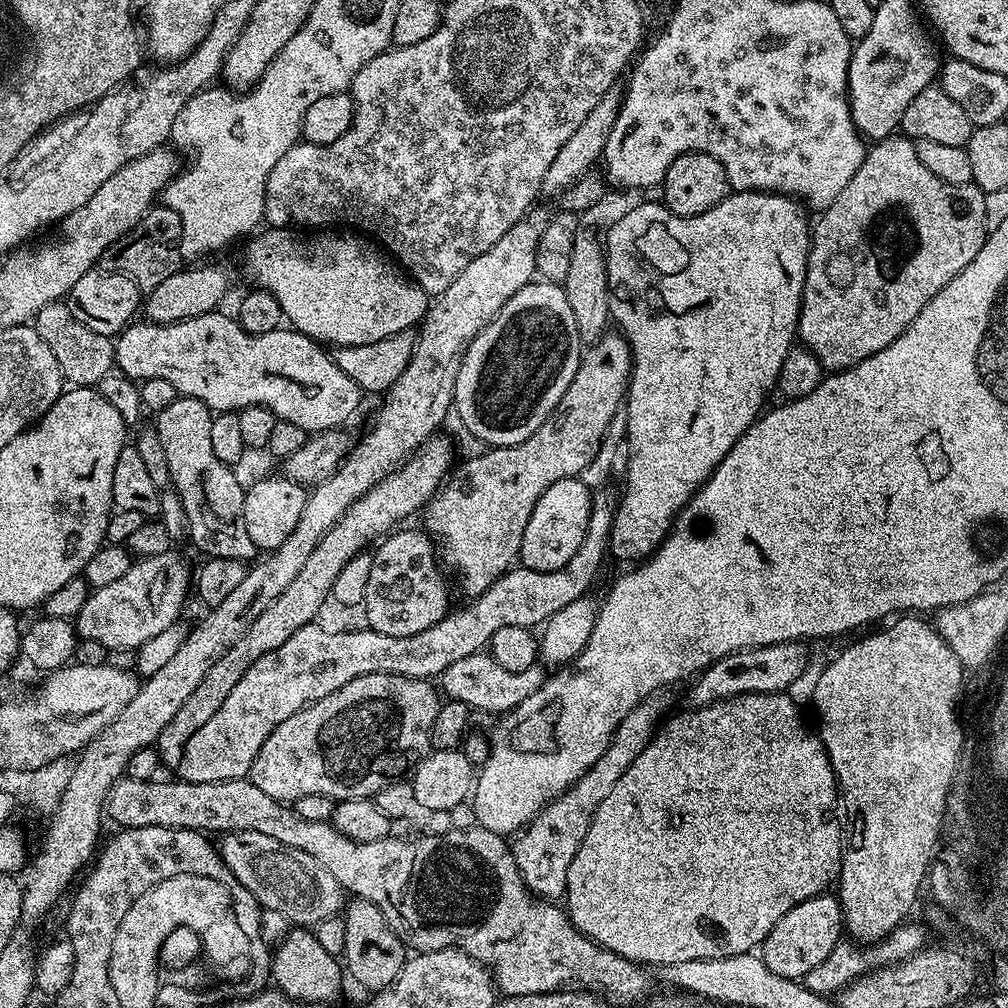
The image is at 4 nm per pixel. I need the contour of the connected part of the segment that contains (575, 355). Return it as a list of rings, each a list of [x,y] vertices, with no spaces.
[[[533,282],[522,286],[496,317],[479,332],[464,352],[464,361],[458,370],[454,404],[460,413],[460,420],[478,438],[493,448],[509,448],[526,442],[542,422],[558,406],[566,386],[574,378],[580,365],[582,345],[570,310],[566,294],[559,283],[539,284]]]

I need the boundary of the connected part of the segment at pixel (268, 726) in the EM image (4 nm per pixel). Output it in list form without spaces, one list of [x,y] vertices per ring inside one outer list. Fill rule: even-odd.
[[[606,491],[592,492],[588,533],[582,546],[578,546],[578,554],[566,566],[549,572],[513,566],[465,608],[449,611],[430,630],[422,630],[422,634],[391,636],[371,630],[327,632],[316,622],[302,626],[278,650],[270,650],[270,654],[258,658],[242,674],[242,682],[230,690],[226,702],[186,742],[186,754],[182,754],[178,769],[179,779],[186,782],[243,780],[250,766],[254,766],[258,750],[262,750],[262,744],[276,727],[307,704],[334,694],[346,682],[362,678],[362,674],[398,674],[415,680],[438,678],[446,666],[454,666],[454,662],[481,651],[491,641],[494,630],[502,630],[502,626],[535,629],[558,614],[562,606],[574,602],[574,598],[589,595],[588,587],[600,572],[604,551],[609,551],[612,520],[616,517],[617,501]]]

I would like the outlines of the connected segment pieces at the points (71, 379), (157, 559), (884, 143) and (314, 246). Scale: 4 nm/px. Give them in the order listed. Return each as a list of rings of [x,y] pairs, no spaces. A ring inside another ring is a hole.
[[[57,302],[42,306],[34,317],[34,327],[38,338],[50,346],[50,354],[58,358],[58,366],[65,381],[72,386],[96,386],[100,380],[113,371],[116,363],[116,346],[113,337],[98,334],[90,326],[82,326],[74,314],[70,314],[67,303]]]
[[[175,551],[137,559],[115,582],[89,591],[86,606],[74,618],[80,640],[102,642],[108,649],[140,649],[150,638],[181,619],[184,599],[190,596],[188,564]]]
[[[903,134],[875,141],[867,149],[858,174],[846,182],[846,190],[819,213],[820,220],[810,232],[808,269],[798,318],[798,340],[816,355],[821,368],[829,373],[855,368],[878,350],[890,346],[922,314],[922,306],[946,286],[982,250],[986,239],[985,193],[977,184],[950,186],[934,178],[918,162],[915,143]]]
[[[269,227],[267,231],[261,231],[259,234],[256,234],[261,234],[261,236],[253,235],[247,241],[249,244],[248,253],[244,256],[244,272],[253,280],[251,283],[255,287],[264,288],[270,294],[274,294],[274,298],[278,300],[278,306],[284,311],[287,323],[295,331],[301,332],[303,336],[308,336],[311,340],[317,341],[324,346],[362,346],[370,342],[382,342],[382,338],[390,338],[390,334],[398,334],[399,332],[415,329],[428,313],[430,303],[428,293],[422,291],[416,285],[415,280],[405,275],[371,239],[365,238],[360,234],[353,234],[348,230],[312,230],[307,232],[304,230],[293,230],[292,228]]]

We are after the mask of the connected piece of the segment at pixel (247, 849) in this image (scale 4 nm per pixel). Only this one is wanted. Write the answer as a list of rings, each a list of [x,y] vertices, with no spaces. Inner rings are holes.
[[[230,832],[218,844],[220,859],[224,867],[254,898],[261,909],[269,908],[280,916],[285,916],[296,926],[314,926],[327,916],[335,916],[341,911],[342,889],[340,884],[322,866],[310,858],[310,854],[302,854],[302,850],[294,850],[294,846],[282,846],[274,838],[266,838],[266,834],[257,832]]]

